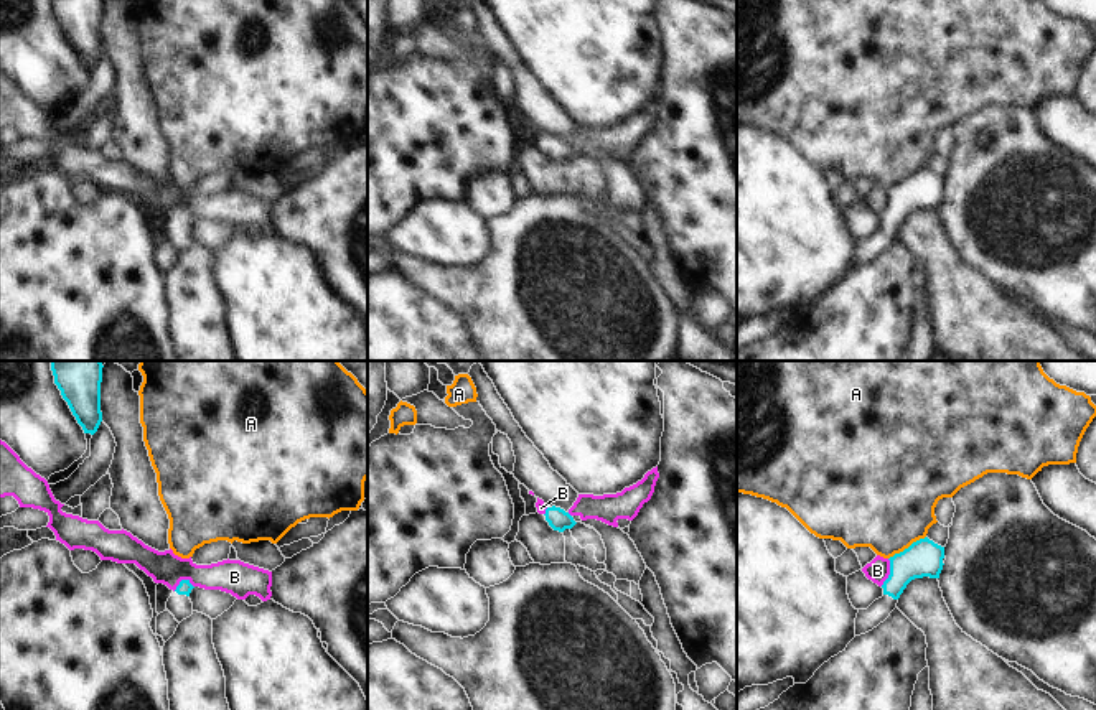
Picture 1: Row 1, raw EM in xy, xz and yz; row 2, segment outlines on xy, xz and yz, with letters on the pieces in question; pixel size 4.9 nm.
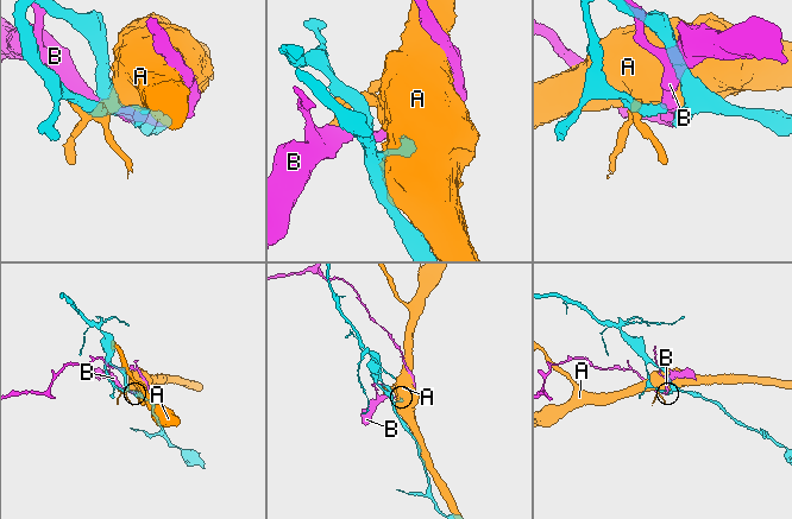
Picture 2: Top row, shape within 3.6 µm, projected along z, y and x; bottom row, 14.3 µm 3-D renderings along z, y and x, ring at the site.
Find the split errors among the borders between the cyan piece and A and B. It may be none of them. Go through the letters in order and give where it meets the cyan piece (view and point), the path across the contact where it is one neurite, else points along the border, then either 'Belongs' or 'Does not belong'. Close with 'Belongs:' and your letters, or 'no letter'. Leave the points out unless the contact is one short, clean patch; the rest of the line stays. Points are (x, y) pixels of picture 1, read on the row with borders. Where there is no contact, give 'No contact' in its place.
A: Touches cyan at yz (908, 547). Does not belong
B: Touches cyan at yz (890, 572). Does not belong
Belongs: no letter

